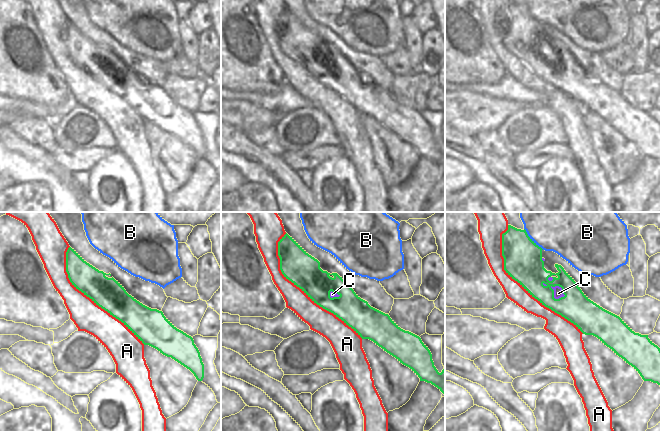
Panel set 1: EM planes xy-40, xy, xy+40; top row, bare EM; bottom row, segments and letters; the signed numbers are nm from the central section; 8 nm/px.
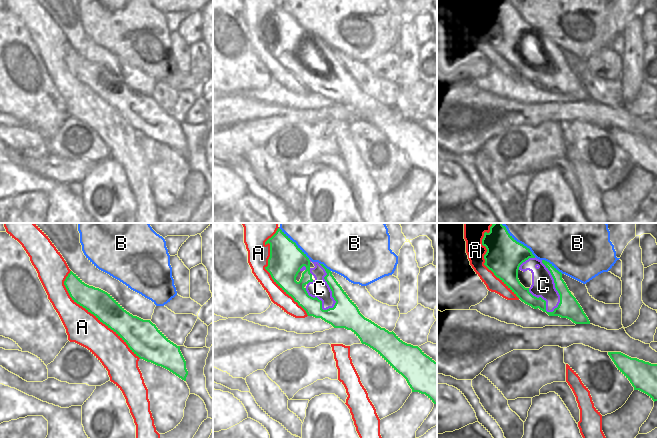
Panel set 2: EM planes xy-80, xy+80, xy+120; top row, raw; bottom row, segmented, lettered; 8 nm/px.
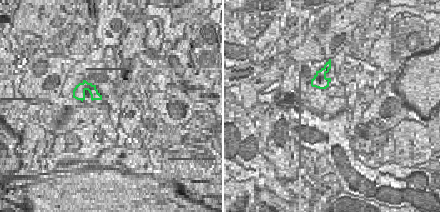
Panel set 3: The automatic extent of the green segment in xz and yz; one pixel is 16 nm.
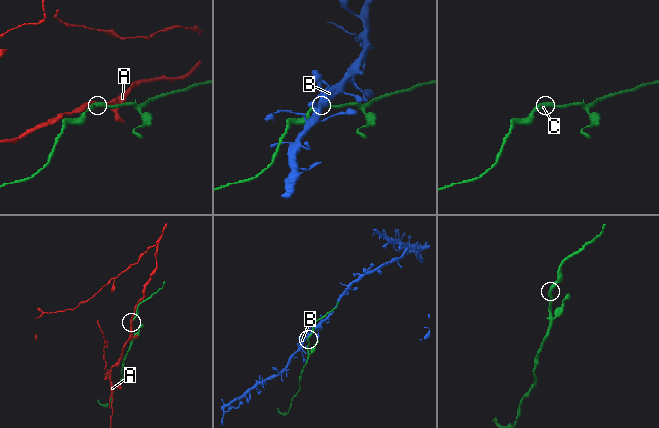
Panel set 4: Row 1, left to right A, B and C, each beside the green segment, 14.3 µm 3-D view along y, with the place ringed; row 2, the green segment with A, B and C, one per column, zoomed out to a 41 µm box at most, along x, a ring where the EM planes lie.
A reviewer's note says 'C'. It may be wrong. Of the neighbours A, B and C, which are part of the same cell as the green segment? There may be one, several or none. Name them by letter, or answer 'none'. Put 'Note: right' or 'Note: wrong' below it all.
C
Note: right

